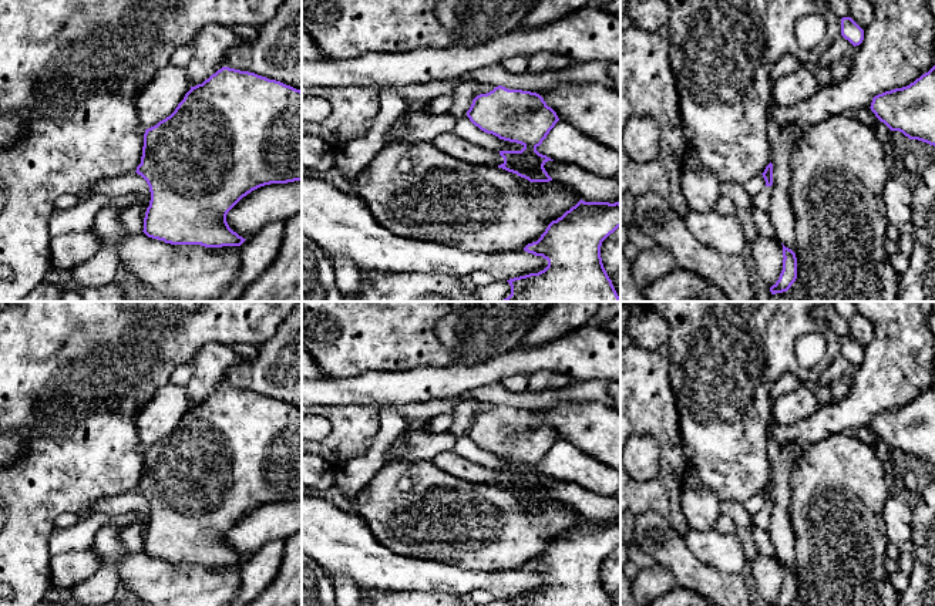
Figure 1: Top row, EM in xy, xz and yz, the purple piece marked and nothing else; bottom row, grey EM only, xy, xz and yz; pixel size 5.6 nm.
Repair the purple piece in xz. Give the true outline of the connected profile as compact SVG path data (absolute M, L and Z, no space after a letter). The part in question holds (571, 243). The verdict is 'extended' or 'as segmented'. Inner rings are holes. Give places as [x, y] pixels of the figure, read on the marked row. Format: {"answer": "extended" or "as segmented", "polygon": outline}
{"answer": "as segmented", "polygon": "M579 201L561 218L552 220L537 242L524 250L548 260L548 266L538 272L507 280L511 294L501 302L620 302L601 257L602 242L620 226L620 203Z"}

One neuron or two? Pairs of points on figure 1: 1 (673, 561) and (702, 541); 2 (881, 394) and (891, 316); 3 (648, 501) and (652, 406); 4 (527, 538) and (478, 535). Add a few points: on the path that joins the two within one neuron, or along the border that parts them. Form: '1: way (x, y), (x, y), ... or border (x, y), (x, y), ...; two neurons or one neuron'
1: border (685, 537), (688, 548), (700, 561), (716, 569); two neurons
2: way (890, 374), (891, 336); one neuron
3: way (668, 477), (668, 436), (665, 430); one neuron
4: way (515, 535), (490, 535); one neuron

